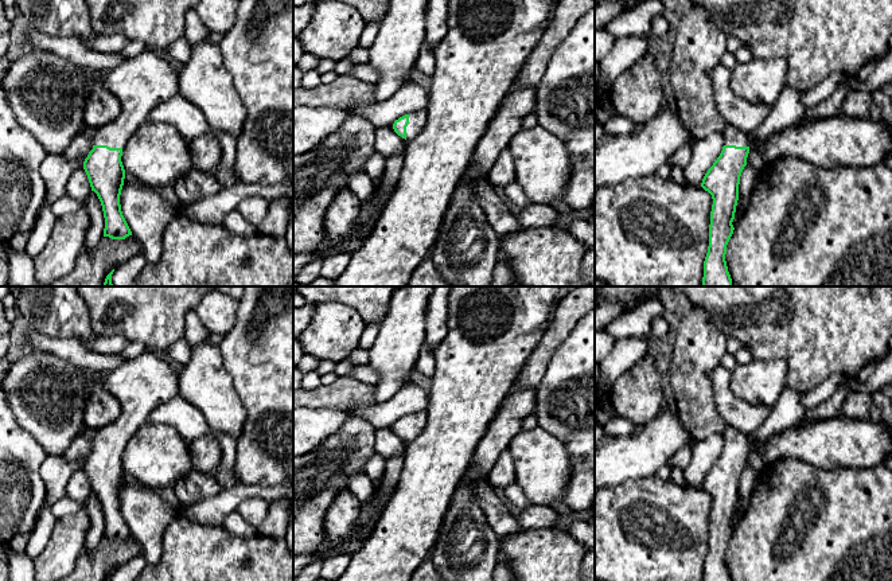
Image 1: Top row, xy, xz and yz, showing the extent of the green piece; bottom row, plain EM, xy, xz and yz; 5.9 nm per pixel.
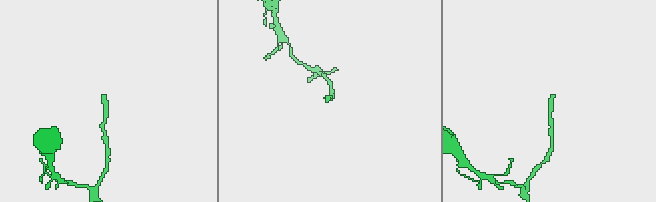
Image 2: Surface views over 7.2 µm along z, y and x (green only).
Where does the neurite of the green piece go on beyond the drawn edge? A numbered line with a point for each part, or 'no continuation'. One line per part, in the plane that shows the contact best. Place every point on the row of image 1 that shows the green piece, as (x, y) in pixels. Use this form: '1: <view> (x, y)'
1: xy (47, 94)

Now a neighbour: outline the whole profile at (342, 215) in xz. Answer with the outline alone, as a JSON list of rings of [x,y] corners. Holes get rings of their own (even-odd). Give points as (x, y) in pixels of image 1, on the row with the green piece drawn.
[[[342,190],[324,215],[326,237],[336,239],[350,234],[358,222],[361,204],[362,200],[351,190]]]

